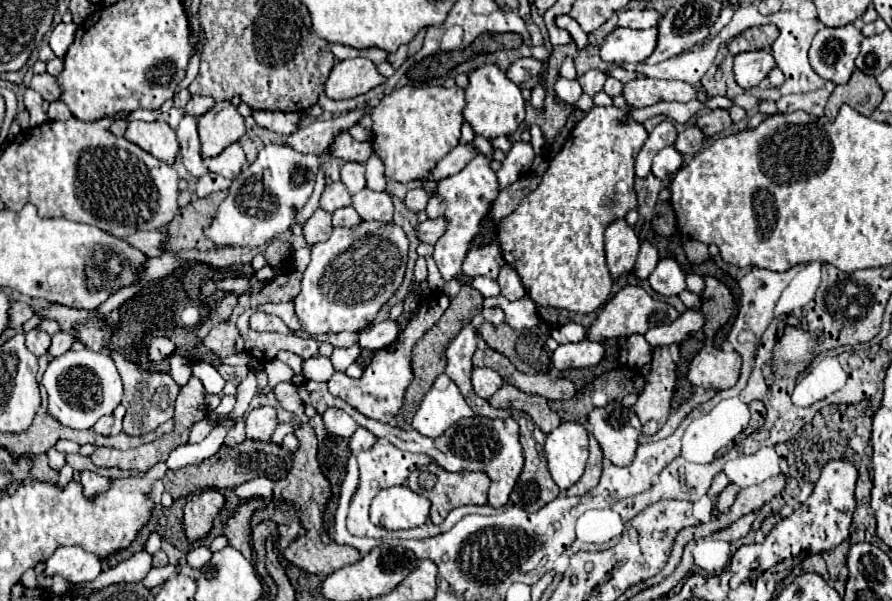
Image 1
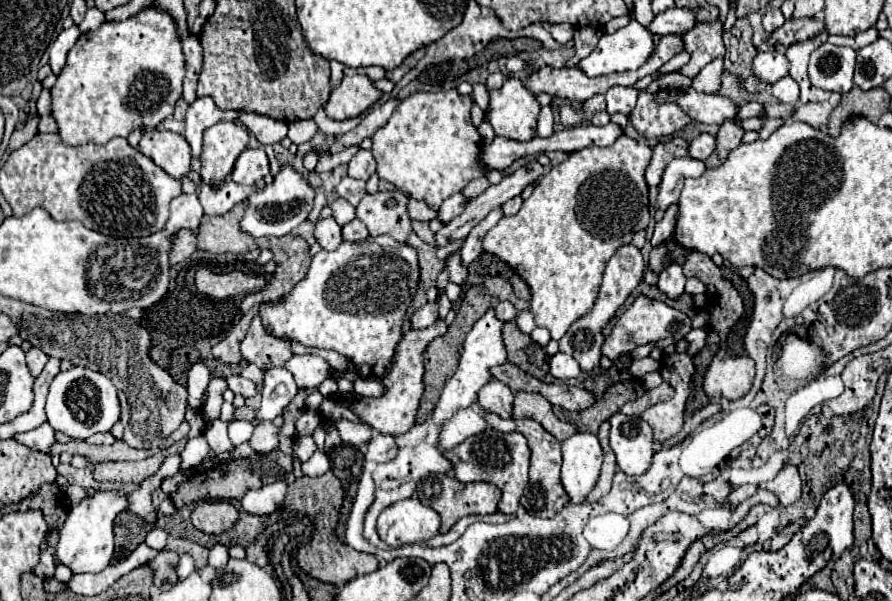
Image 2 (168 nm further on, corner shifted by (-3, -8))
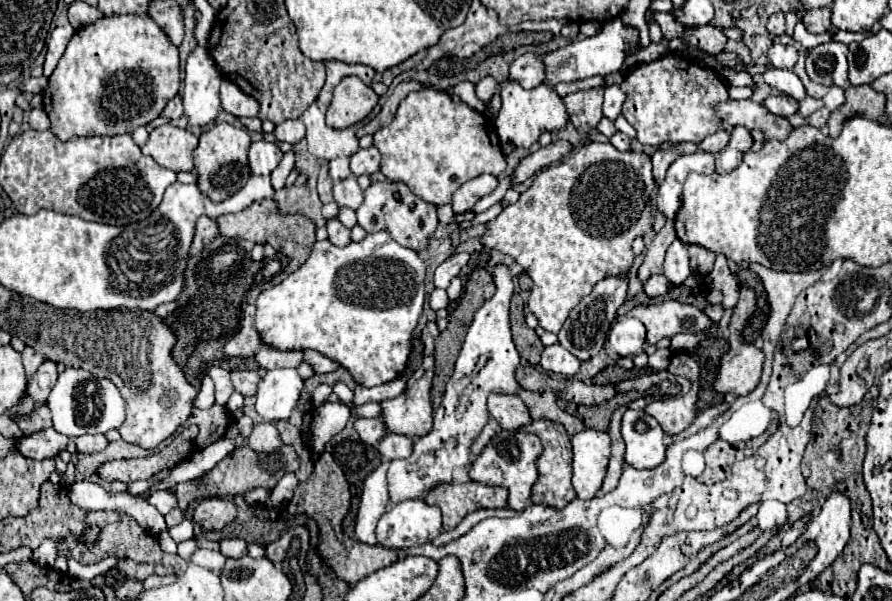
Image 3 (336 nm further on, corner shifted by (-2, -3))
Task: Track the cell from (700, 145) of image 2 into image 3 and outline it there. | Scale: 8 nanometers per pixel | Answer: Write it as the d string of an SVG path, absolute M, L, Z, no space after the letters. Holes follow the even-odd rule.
M716 131L716 133L708 135L704 141L700 141L698 149L708 151L708 153L718 153L718 151L722 151L726 147L728 139L730 139L730 135L726 131Z

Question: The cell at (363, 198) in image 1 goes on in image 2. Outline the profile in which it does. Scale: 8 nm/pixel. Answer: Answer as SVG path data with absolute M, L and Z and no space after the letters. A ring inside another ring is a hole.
M401 190L365 194L357 206L357 218L367 226L371 236L389 234L397 242L407 244L411 234L407 200L409 196Z

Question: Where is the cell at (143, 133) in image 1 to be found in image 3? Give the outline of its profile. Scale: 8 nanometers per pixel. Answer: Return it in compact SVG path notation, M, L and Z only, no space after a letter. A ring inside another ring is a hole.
M162 125L152 129L148 141L142 145L142 153L150 155L158 165L172 171L194 171L192 151L198 145L198 137L174 125Z

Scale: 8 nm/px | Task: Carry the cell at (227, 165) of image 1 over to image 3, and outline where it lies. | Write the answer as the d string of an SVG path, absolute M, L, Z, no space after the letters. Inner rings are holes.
M254 141L248 151L248 163L252 175L270 175L282 159L282 151L268 141Z

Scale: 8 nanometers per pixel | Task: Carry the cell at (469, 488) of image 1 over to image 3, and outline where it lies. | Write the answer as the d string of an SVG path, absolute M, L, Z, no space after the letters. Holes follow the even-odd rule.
M476 481L440 483L432 487L424 497L428 505L440 507L446 531L454 529L468 513L476 509L506 507L506 499L506 487L490 487Z

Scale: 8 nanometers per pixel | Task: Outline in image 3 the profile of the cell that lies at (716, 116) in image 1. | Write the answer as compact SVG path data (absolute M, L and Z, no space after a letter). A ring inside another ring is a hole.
M734 127L734 131L730 133L730 141L726 145L726 151L738 151L744 153L752 147L752 137L750 131L746 127Z

